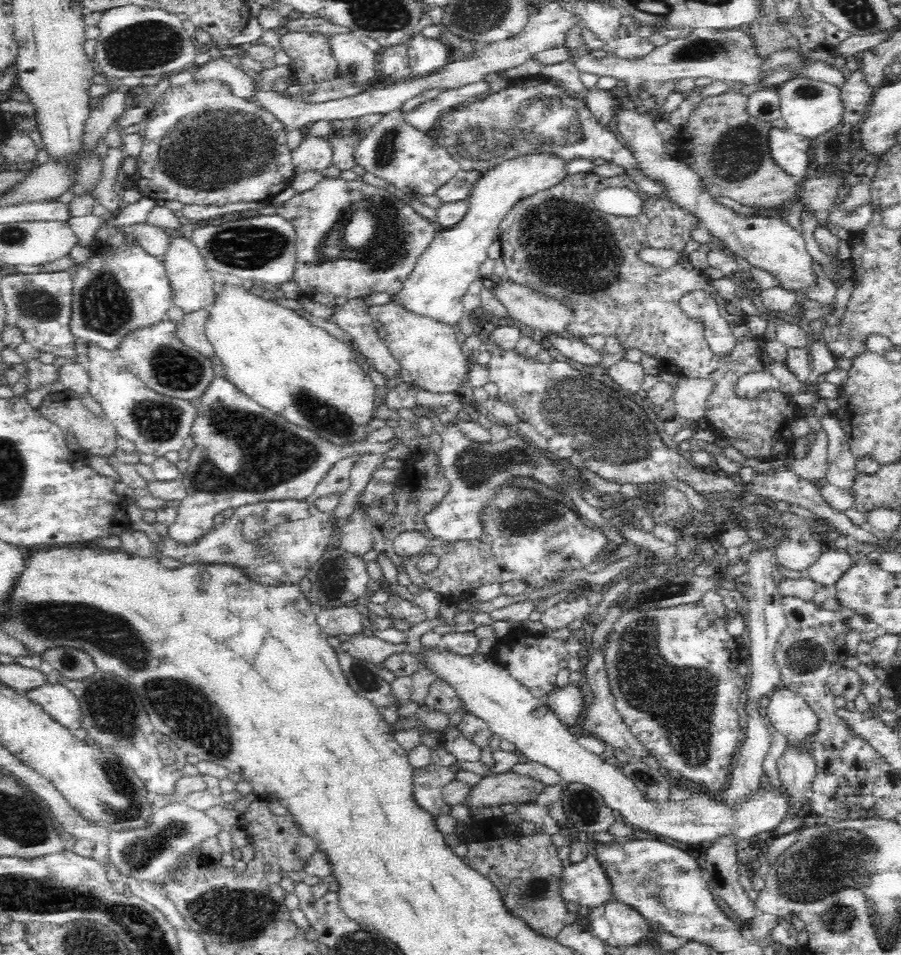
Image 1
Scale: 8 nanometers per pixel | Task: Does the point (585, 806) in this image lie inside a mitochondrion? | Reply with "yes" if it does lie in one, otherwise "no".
yes

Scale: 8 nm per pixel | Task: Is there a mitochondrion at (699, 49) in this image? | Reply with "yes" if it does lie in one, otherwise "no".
yes

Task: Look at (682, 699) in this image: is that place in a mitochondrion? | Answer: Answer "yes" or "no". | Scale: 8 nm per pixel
yes

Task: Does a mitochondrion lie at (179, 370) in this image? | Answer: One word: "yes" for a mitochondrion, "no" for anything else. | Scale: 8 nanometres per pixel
yes

